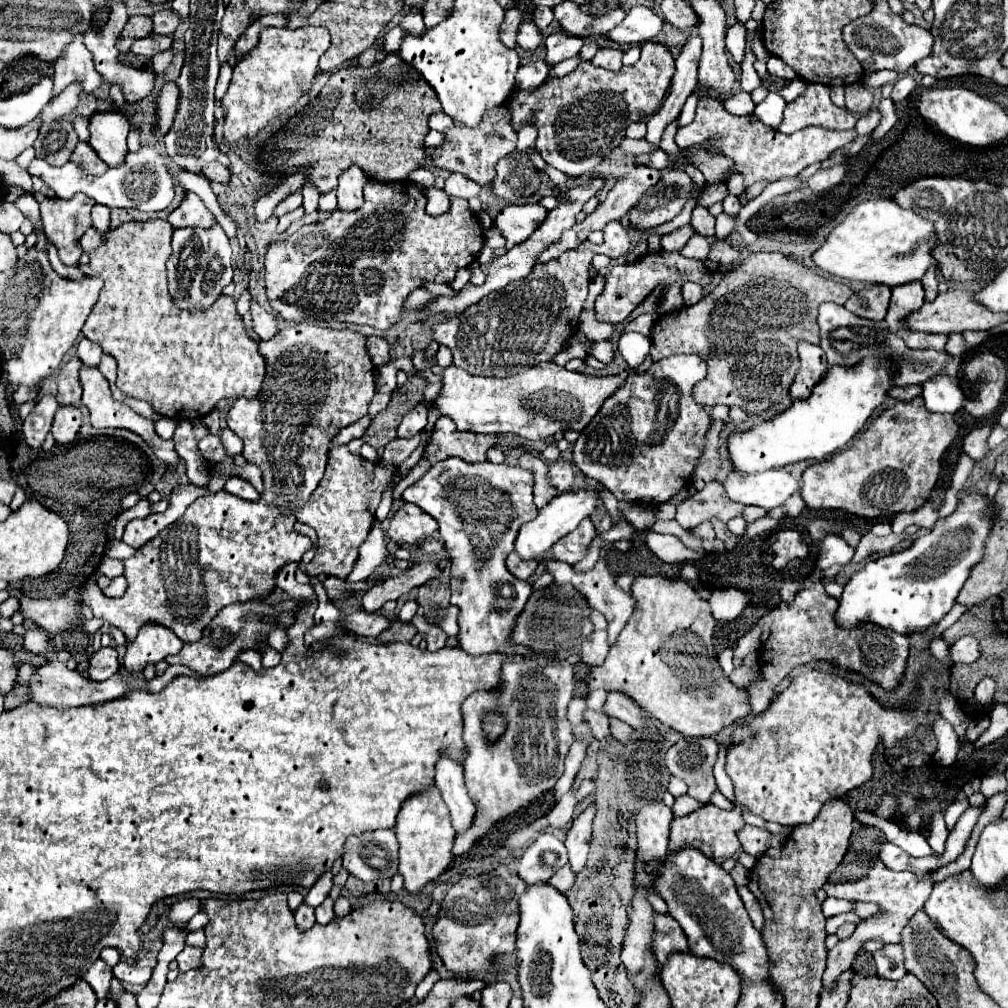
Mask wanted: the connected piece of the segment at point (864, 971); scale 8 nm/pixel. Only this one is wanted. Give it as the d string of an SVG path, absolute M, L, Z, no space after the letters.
M860 950L858 956L856 956L856 962L852 966L854 972L860 972L862 976L874 976L876 974L876 966L874 966L874 958L870 952L866 950Z

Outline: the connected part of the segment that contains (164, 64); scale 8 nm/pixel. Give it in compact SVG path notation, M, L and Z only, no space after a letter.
M168 48L168 50L164 50L164 52L158 52L152 58L152 68L154 68L154 74L162 74L162 72L164 72L172 62L173 56L174 54L172 48Z

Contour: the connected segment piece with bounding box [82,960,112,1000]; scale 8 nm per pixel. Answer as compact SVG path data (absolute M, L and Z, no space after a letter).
M102 960L94 962L94 966L88 968L88 972L82 976L90 988L96 992L96 996L102 1000L108 996L108 988L110 988L110 978L112 978L112 968L106 966Z

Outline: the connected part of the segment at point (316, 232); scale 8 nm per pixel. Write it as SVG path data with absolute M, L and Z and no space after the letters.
M372 180L364 186L364 206L354 210L354 212L340 212L340 210L334 210L324 222L316 222L316 224L306 224L302 226L298 232L294 232L292 236L288 236L286 240L276 240L276 242L270 242L268 248L266 248L266 254L264 254L264 268L266 268L266 296L268 296L268 302L270 302L270 308L280 314L284 320L294 320L294 322L300 322L300 320L324 320L324 322L348 322L348 324L366 324L366 326L374 326L374 328L380 328L380 330L386 330L390 328L404 312L402 304L406 300L406 296L418 288L424 280L430 280L430 282L450 282L450 278L454 278L456 270L460 268L466 268L470 266L478 252L482 250L484 246L484 230L480 226L480 220L476 218L476 214L468 208L468 202L462 200L462 198L454 198L450 196L450 210L444 212L442 216L428 216L426 210L426 194L424 190L410 182L410 180L404 180L404 182L380 182L380 180Z

